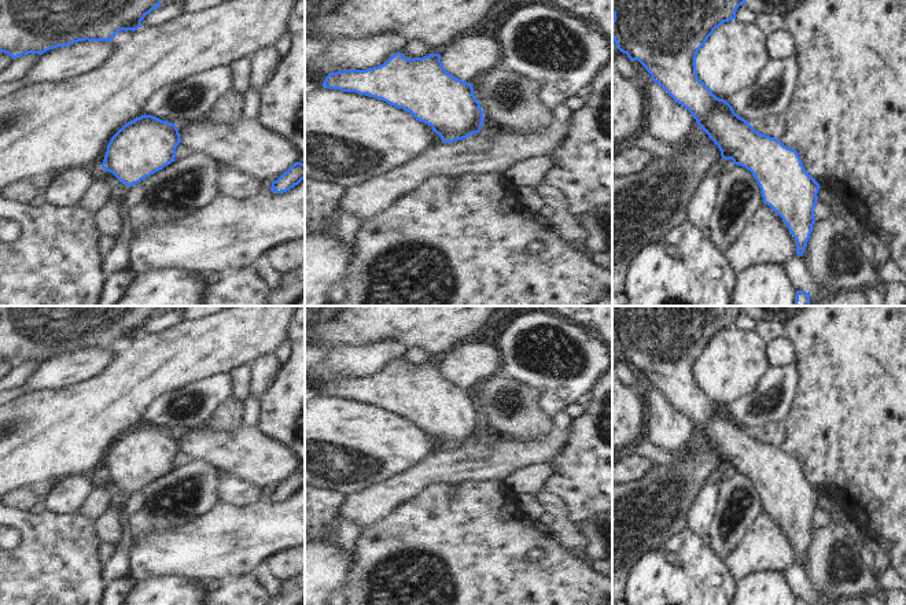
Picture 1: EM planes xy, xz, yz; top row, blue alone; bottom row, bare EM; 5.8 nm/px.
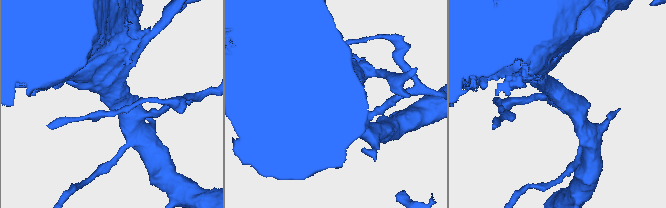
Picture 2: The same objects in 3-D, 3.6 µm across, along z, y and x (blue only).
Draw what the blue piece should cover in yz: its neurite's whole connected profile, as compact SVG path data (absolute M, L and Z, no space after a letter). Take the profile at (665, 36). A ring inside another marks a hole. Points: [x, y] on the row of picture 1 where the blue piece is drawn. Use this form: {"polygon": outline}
{"polygon": "M612 0L612 40L620 52L626 54L630 60L638 60L651 74L651 80L693 115L703 132L718 145L722 159L732 159L734 165L752 173L760 188L763 203L770 206L787 224L789 233L796 240L796 254L803 257L815 222L814 207L818 200L820 184L807 173L796 150L755 130L748 121L734 112L726 100L717 97L699 80L696 71L699 49L717 27L736 19L736 11L741 4L745 4L745 0Z"}

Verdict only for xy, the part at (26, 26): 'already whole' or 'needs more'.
already whole

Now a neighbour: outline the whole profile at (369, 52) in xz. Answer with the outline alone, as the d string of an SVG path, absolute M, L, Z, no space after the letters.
M384 33L364 40L336 40L327 45L328 60L340 70L367 70L386 63L409 44L404 33Z

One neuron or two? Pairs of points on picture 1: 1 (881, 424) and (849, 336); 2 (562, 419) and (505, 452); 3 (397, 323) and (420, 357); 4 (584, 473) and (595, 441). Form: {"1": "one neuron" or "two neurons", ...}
{"1": "one neuron", "2": "two neurons", "3": "two neurons", "4": "one neuron"}

